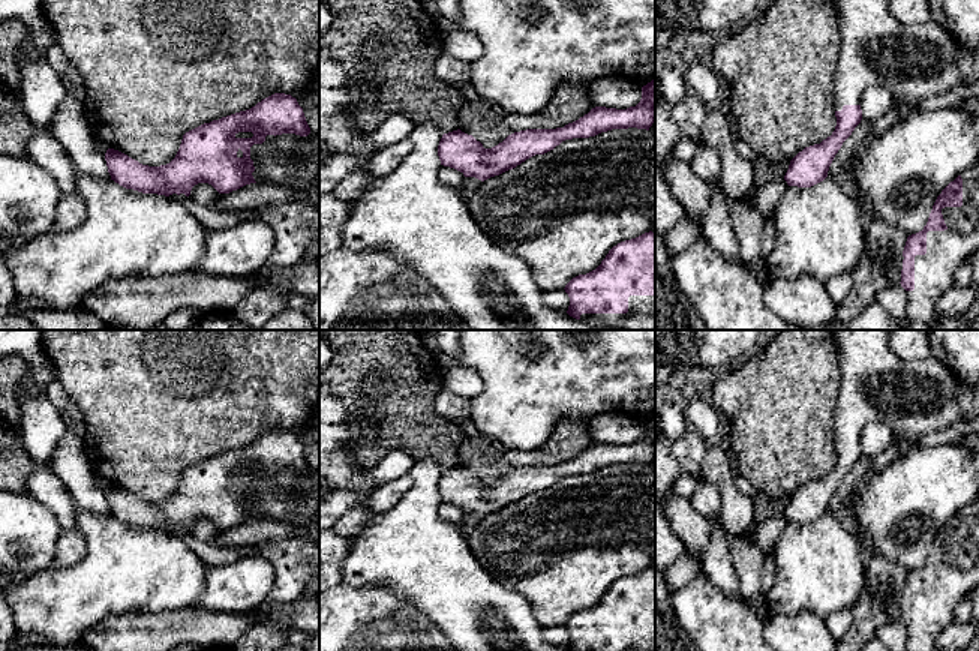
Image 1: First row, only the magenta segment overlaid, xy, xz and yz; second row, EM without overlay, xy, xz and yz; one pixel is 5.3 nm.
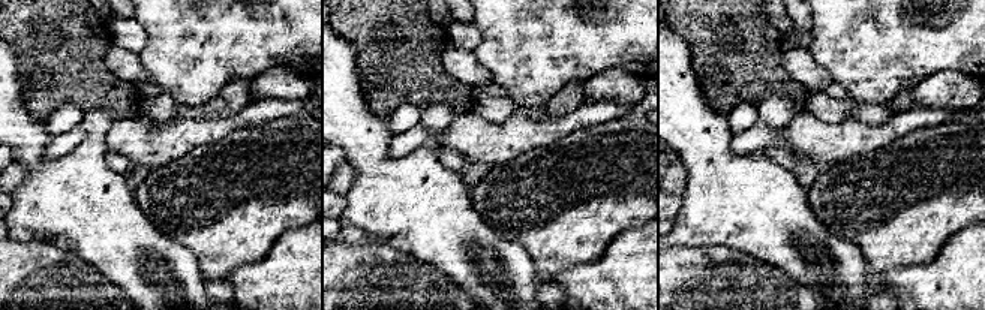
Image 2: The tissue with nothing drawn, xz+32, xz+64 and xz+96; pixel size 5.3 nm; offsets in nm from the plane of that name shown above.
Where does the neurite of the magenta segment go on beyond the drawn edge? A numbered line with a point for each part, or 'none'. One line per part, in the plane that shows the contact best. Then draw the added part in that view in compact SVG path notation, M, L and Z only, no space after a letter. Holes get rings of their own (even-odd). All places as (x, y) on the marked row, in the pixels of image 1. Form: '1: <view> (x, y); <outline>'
1: yz (946, 251); M979 160L961 174L963 206L945 207L945 231L927 232L927 254L915 256L915 290L907 291L909 321L931 324L937 302L954 286L958 267L979 249Z

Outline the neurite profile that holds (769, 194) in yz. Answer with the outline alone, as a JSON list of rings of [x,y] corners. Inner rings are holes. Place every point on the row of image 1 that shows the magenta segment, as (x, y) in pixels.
[[[784,178],[769,182],[757,192],[756,202],[760,206],[774,206],[783,198],[789,184]]]

